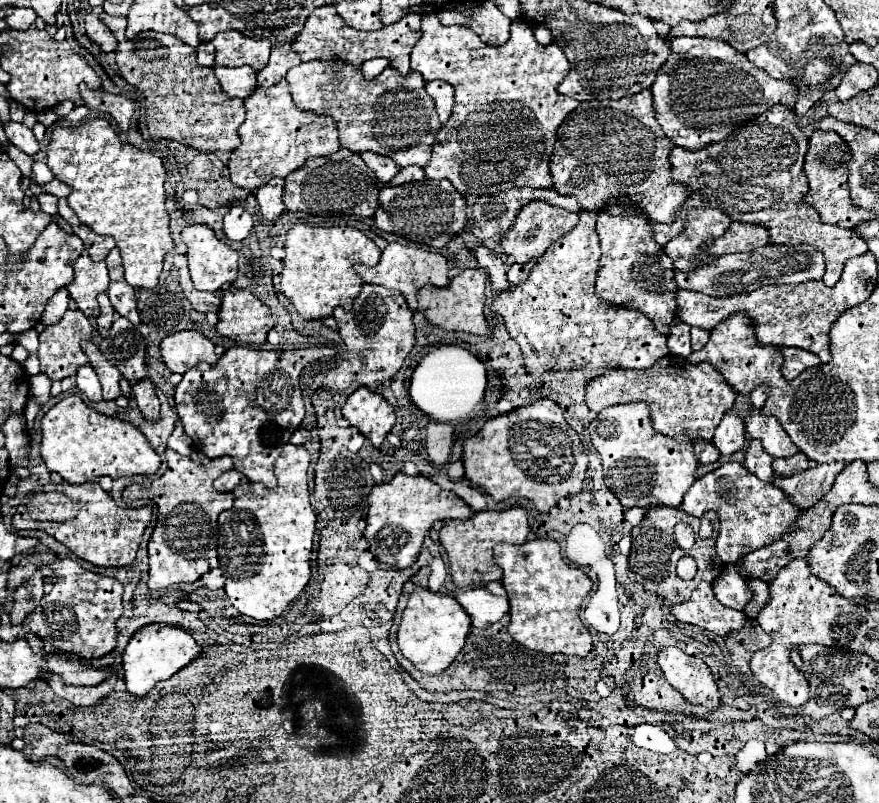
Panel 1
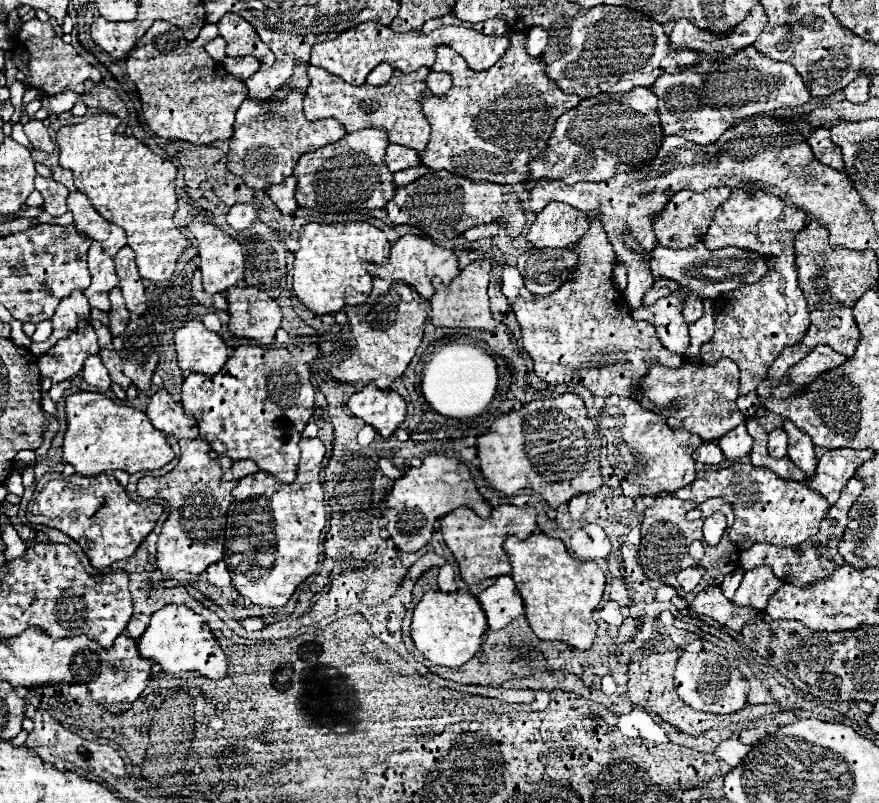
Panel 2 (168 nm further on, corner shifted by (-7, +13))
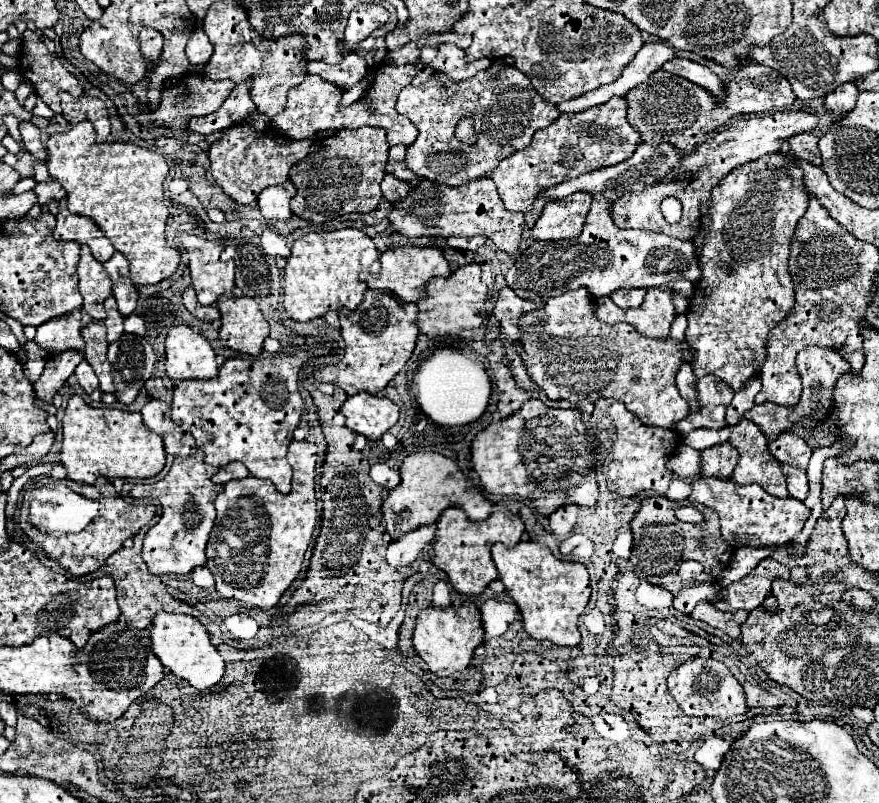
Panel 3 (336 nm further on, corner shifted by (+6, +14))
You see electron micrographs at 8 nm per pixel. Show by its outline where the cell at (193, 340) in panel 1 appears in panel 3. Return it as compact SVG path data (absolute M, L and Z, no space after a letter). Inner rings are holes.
M187 325L171 327L165 341L165 367L173 381L211 379L217 373L215 351L209 341Z

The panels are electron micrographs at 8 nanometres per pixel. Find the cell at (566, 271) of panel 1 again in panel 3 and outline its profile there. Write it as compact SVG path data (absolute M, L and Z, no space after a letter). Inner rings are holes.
M587 287L563 293L561 297L549 299L541 309L523 313L519 319L523 365L529 377L547 393L549 399L569 399L571 403L597 399L619 399L625 407L635 413L641 423L673 429L675 421L687 415L687 401L675 387L675 373L679 371L681 357L691 361L687 343L677 345L673 339L647 339L637 333L629 323L603 323L595 315L595 297Z

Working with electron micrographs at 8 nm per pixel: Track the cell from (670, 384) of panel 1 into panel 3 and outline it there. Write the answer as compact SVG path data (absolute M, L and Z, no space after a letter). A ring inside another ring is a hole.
M705 375L695 383L697 389L697 403L699 409L691 409L691 413L675 423L675 431L679 435L689 435L691 431L703 429L723 429L725 423L725 409L733 399L733 389L717 379L715 375Z

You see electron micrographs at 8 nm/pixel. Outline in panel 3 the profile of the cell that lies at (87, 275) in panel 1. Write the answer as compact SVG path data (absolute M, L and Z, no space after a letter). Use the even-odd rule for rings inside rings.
M81 245L81 259L77 265L79 291L83 295L83 309L93 317L103 321L105 309L103 301L111 295L111 281L103 269L103 263L91 255L87 245Z

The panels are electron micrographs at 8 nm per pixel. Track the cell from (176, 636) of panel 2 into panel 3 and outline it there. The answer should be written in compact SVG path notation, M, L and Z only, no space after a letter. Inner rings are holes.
M155 613L149 629L149 639L151 639L151 649L155 657L161 661L161 665L169 673L185 679L191 687L207 689L221 681L225 673L225 663L217 653L217 649L213 647L209 633L199 623L199 619L179 613Z

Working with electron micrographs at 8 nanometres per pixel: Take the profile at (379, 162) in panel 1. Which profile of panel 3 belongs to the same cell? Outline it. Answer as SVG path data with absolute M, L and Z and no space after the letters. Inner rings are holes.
M395 145L389 149L389 159L387 159L385 171L399 179L409 181L411 185L417 185L419 177L415 173L411 173L411 169L407 169L407 165L405 165L405 149L407 149L405 145Z

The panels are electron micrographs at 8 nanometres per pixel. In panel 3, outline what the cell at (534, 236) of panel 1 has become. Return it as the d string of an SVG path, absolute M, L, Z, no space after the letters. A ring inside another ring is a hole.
M573 193L567 201L549 201L533 225L531 237L539 241L575 239L583 229L589 205L589 193Z

